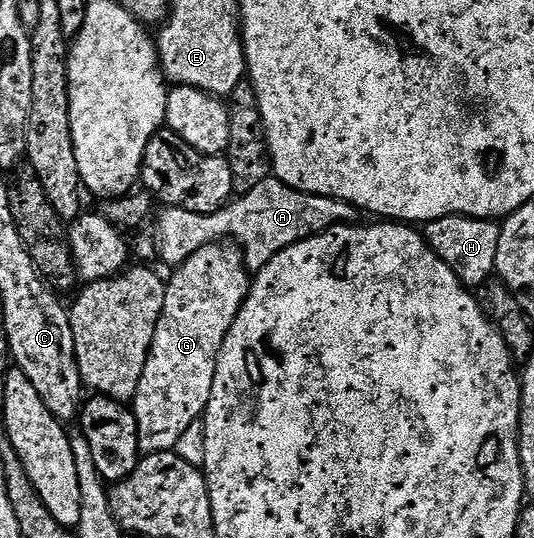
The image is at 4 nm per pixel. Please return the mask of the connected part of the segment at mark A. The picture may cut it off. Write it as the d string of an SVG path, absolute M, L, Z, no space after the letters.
M271 177L260 181L256 189L235 198L229 205L211 215L188 213L179 207L159 210L156 215L158 255L170 269L177 269L184 261L188 261L188 257L192 257L192 253L196 253L196 249L207 247L215 241L229 240L229 235L234 234L233 242L240 248L247 268L256 273L268 261L272 261L276 253L333 227L357 224L358 218L358 208L345 203L343 199L297 191Z

